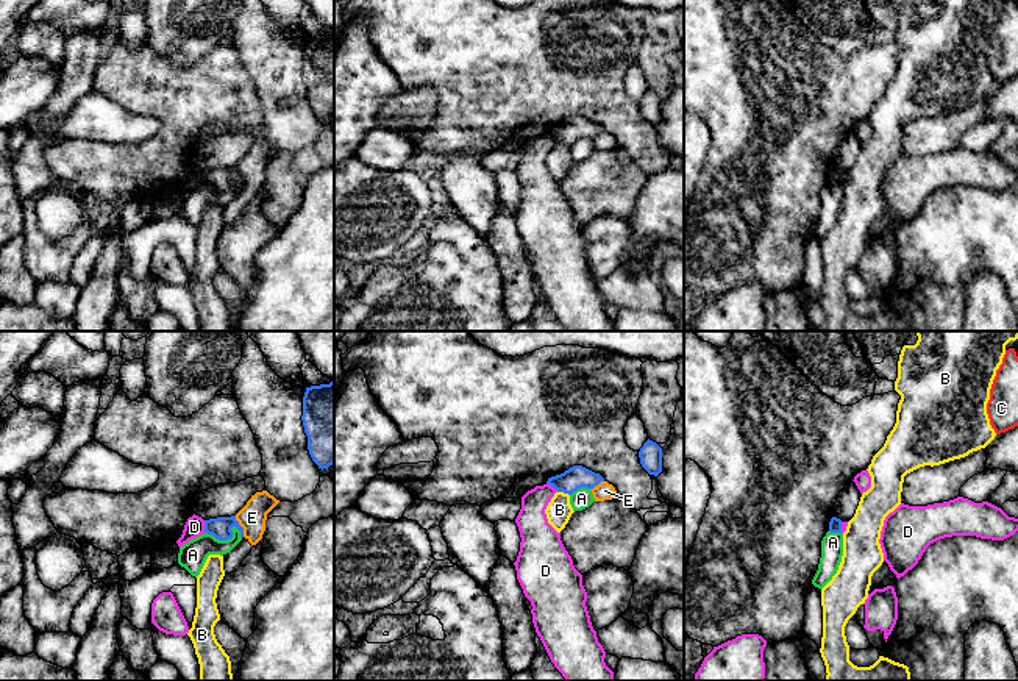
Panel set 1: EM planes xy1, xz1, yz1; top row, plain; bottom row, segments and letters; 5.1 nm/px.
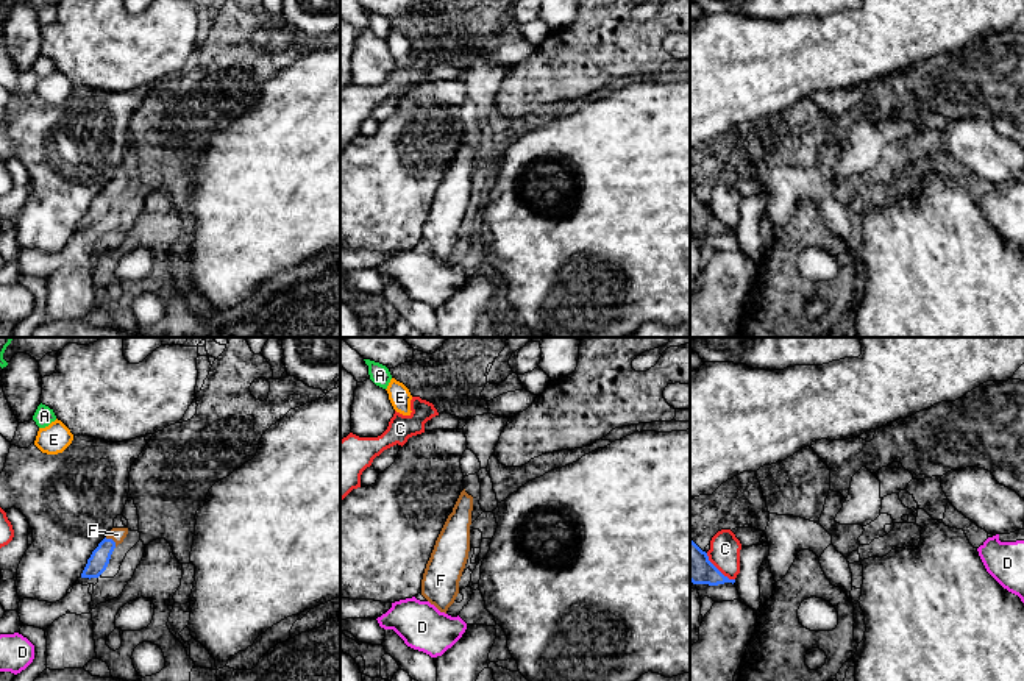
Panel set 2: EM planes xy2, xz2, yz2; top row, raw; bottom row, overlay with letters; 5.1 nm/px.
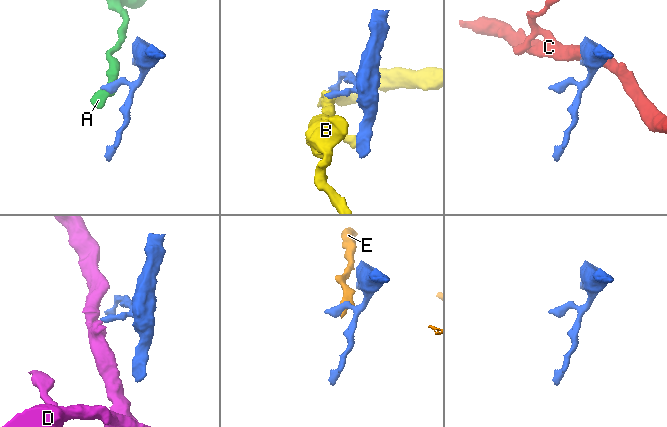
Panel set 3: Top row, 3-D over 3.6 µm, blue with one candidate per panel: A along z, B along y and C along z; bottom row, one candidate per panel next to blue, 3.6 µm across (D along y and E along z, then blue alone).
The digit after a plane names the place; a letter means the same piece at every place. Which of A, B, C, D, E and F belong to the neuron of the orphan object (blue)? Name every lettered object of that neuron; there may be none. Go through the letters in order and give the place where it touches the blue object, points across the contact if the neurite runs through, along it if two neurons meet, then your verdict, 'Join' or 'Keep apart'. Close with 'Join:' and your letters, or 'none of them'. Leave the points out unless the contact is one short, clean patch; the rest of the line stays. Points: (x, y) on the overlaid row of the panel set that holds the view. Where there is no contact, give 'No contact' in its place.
A: Touches blue at xy1 (230, 538). Boundary: xy1 (205, 531), (219, 539), (228, 539), (234, 527), (241, 538). Keep apart
B: Touches blue at xz1 (564, 492). Keep apart
C: Touches blue at yz2 (717, 569). Keep apart
D: Touches blue at xy1 (205, 527). Boundary: xy1 (203, 520), (205, 531). Keep apart
E: Touches blue at xy1 (241, 527). Boundary: xy1 (234, 516), (244, 536). Keep apart
F: Touches blue at xy2 (111, 539). Path across: xy2 (97, 563), (111, 539), (117, 534). Join
Join: F

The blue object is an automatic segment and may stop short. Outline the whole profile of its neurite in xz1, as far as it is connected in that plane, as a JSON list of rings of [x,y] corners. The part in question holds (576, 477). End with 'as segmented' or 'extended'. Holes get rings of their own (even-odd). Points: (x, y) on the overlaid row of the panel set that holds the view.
[[[573,465],[561,475],[548,478],[546,484],[553,486],[557,492],[571,495],[581,487],[593,489],[604,478],[582,465]]]; as segmented

